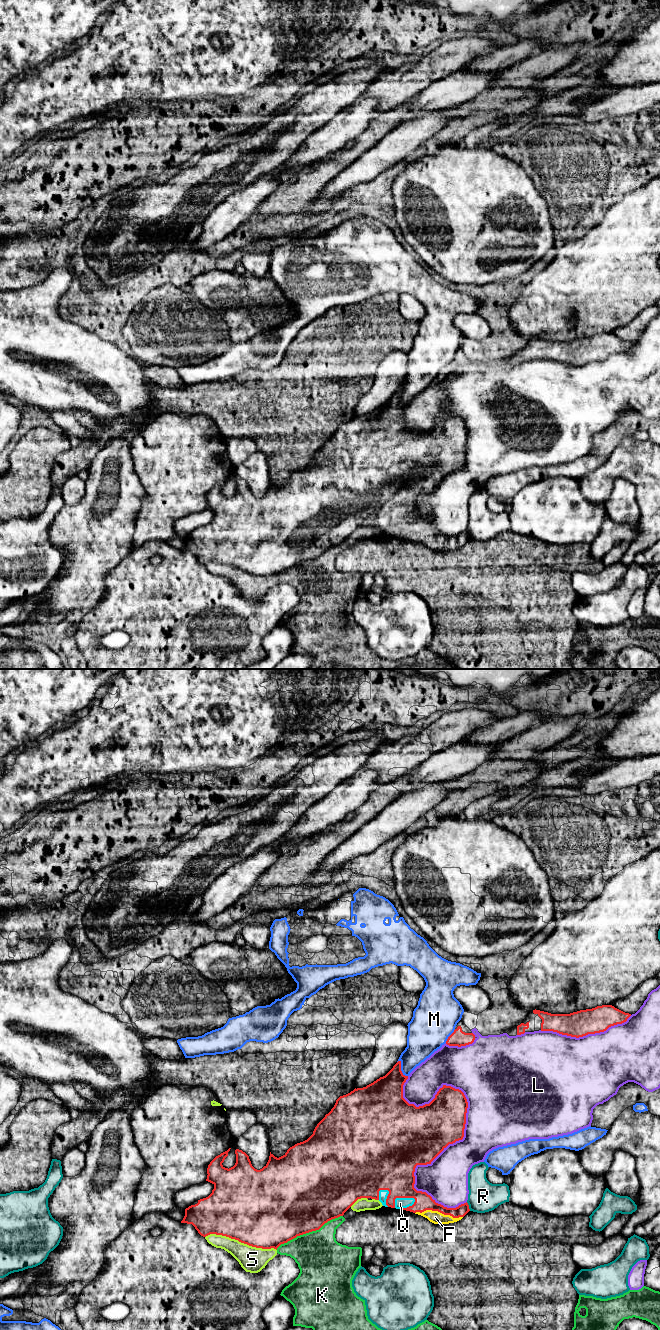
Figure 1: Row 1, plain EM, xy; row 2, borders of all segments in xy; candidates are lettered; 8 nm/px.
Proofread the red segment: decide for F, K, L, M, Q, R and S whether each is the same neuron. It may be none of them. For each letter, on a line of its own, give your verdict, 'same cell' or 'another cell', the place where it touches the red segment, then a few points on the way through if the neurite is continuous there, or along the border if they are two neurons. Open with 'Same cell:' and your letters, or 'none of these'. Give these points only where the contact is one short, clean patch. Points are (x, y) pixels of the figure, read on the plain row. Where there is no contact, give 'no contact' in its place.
Same cell: F, Q
F: same cell; contact xy (439, 539); way xy (423, 529), (433, 539), (439, 539), (435, 545)
K: another cell; contact xy (309, 559)
L: another cell; contact xy (464, 456)
M: another cell; contact xy (400, 397)
Q: same cell; contact xy (401, 525); way xy (391, 496), (392, 512), (401, 525), (400, 531)
R: another cell; contact xy (468, 534)
S: another cell; contact xy (241, 570)

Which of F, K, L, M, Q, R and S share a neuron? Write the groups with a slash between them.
F Q / K S / L / M / R

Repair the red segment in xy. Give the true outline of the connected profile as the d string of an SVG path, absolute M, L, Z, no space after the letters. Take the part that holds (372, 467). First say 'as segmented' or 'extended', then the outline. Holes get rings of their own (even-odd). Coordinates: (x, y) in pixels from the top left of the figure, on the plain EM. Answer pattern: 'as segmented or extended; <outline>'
extended; M398 389L393 396L383 405L380 405L379 407L377 407L376 409L374 409L373 411L367 413L366 415L363 416L355 416L353 419L351 419L350 421L340 424L337 428L336 431L334 433L334 435L331 437L331 439L325 443L325 445L317 452L317 454L315 455L313 462L305 469L300 470L295 472L294 474L290 475L287 480L277 486L275 485L271 480L270 480L270 484L269 484L269 488L267 490L267 492L260 498L255 497L252 492L251 489L249 487L249 484L243 480L242 478L236 477L235 478L235 482L236 482L236 491L233 495L231 496L225 496L222 491L224 490L225 486L228 484L228 480L230 479L231 476L229 476L227 479L221 481L220 483L216 484L208 493L207 496L207 507L206 509L212 511L214 513L214 517L212 518L212 521L203 527L198 528L198 531L195 533L191 533L188 536L185 537L185 544L183 546L183 548L181 549L181 551L187 551L187 552L192 552L195 557L198 559L198 561L203 564L206 565L210 562L216 562L216 563L222 563L222 564L226 564L229 565L231 567L235 567L238 568L241 571L247 572L249 574L252 575L256 575L256 576L262 576L262 577L271 577L274 576L277 578L277 576L284 571L287 571L288 569L296 566L297 564L312 560L312 559L316 559L319 558L325 551L327 551L328 549L338 546L340 544L343 544L344 541L358 528L361 526L371 526L371 527L375 527L375 528L379 528L383 534L385 535L391 535L391 536L396 536L396 537L403 537L406 539L410 539L413 540L415 542L421 543L425 546L427 546L430 550L434 551L434 552L449 552L449 551L454 551L457 550L459 548L461 548L469 539L469 533L468 531L464 531L459 533L456 536L447 536L444 535L441 532L438 532L435 530L435 528L432 527L432 525L430 523L428 523L426 520L422 520L422 519L417 519L414 516L414 512L415 512L415 504L414 504L414 500L415 500L415 496L417 493L427 493L427 492L431 492L431 490L449 473L449 472L453 472L456 469L462 468L464 465L464 457L465 457L465 452L466 452L466 441L467 441L467 436L468 436L468 430L467 427L464 423L464 421L459 418L459 417L455 417L451 414L446 414L443 413L442 416L439 417L439 419L437 420L437 422L435 423L435 426L429 431L429 432L425 432L423 434L419 434L416 435L414 432L409 432L404 426L403 426L403 413L406 410L406 408L408 407L408 404L405 404L402 399L401 399L401 389Z

